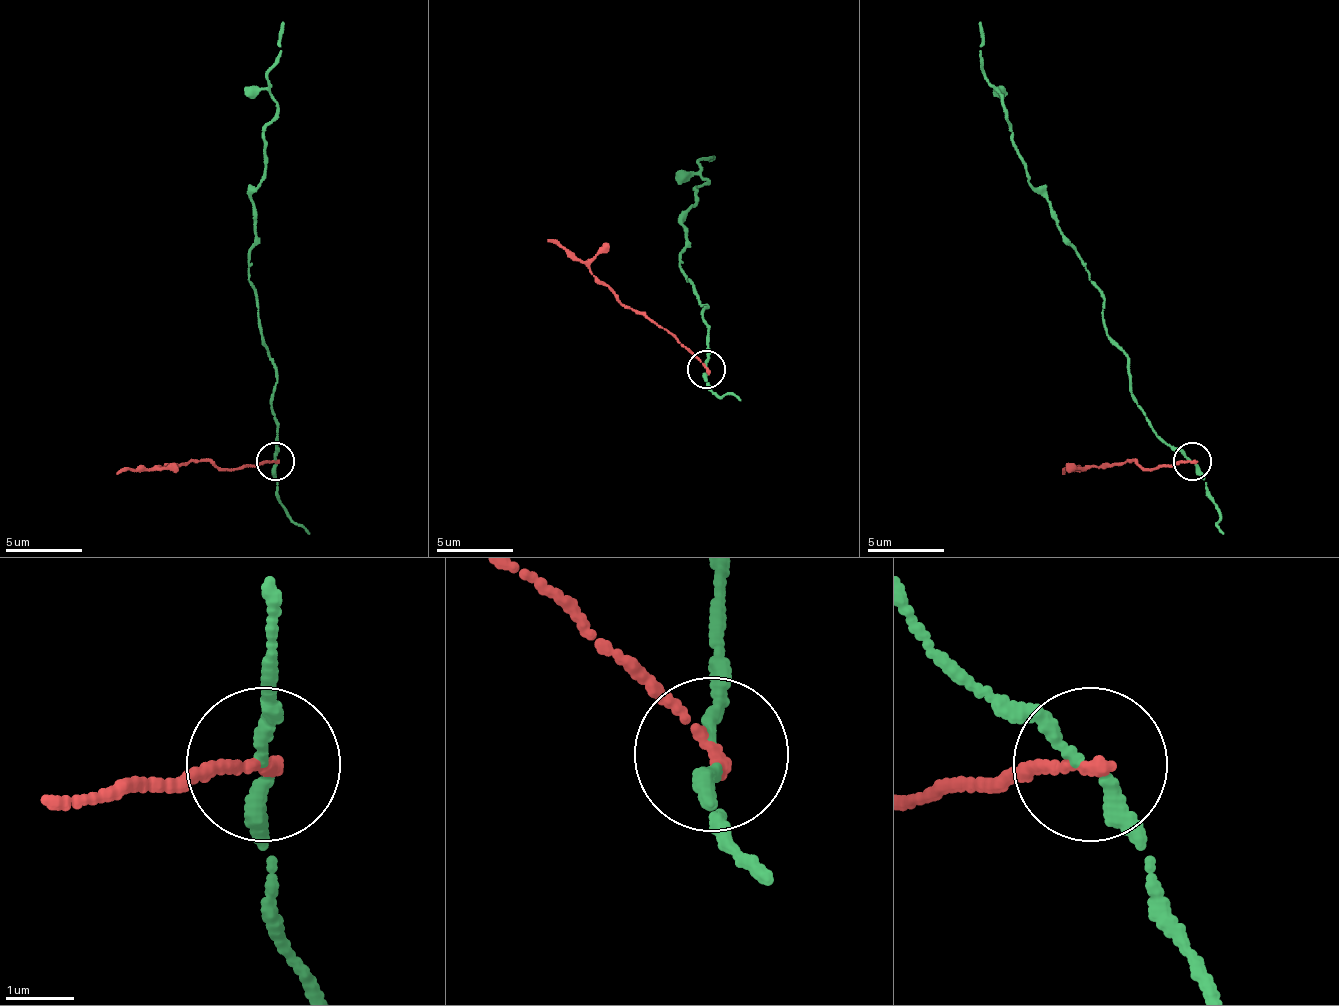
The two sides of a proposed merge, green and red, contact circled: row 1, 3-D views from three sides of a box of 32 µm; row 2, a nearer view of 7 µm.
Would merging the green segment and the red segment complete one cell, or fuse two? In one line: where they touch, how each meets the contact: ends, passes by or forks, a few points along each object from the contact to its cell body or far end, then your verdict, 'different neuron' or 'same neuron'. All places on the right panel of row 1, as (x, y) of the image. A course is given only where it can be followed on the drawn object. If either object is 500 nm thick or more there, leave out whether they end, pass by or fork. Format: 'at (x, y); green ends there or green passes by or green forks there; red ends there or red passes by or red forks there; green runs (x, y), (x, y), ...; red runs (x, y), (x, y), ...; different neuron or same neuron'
at (1192, 461); green passes by; red ends there; green runs (1191, 462), (1149, 424), (1084, 259), (1027, 179), (1004, 103), (985, 76), (977, 22); red runs (1191, 462), (1157, 470), (1138, 462), (1115, 462), (1061, 473); different neuron

